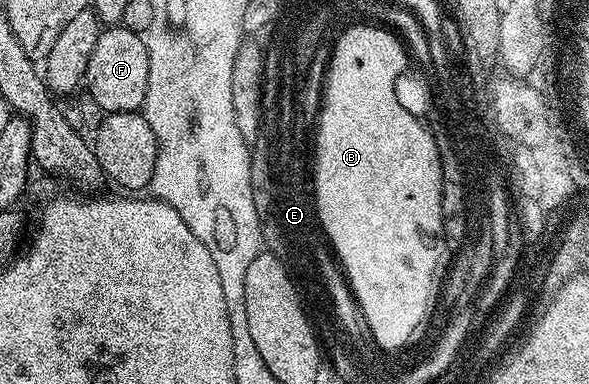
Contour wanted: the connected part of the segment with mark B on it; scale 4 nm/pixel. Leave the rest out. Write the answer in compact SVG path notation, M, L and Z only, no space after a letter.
M377 23L353 25L350 29L343 30L341 38L338 40L336 38L332 44L333 69L325 71L327 75L325 117L319 119L319 131L315 138L313 173L319 186L319 212L325 216L325 226L332 233L336 258L343 261L343 267L348 268L346 277L348 277L350 289L357 285L359 297L356 300L359 309L366 317L367 326L382 343L400 343L406 338L407 333L417 325L421 325L422 320L430 322L438 308L442 288L446 284L446 276L451 269L451 250L444 238L443 167L440 163L439 147L436 146L436 141L425 122L401 107L399 100L396 99L396 81L406 72L407 62L401 58L401 49L397 49L395 35L387 35L387 31L383 31Z

